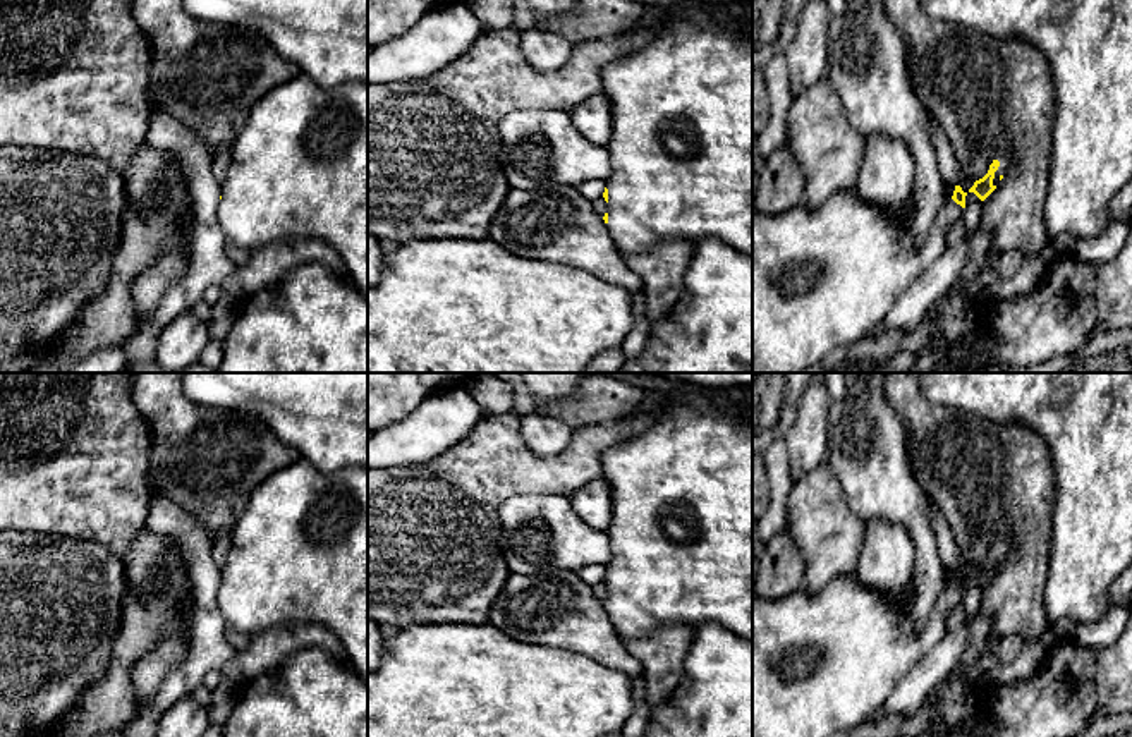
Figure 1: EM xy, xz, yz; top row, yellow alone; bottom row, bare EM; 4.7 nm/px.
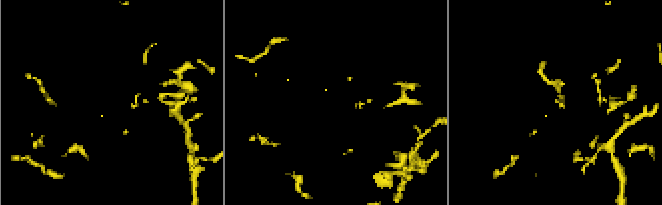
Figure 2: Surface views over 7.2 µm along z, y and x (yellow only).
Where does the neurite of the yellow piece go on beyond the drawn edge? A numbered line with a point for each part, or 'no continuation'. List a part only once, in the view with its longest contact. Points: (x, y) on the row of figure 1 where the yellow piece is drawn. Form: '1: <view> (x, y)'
1: yz (1005, 160)

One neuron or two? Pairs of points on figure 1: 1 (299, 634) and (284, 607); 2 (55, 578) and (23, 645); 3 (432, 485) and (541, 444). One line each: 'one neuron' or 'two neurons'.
1: two neurons
2: one neuron
3: two neurons

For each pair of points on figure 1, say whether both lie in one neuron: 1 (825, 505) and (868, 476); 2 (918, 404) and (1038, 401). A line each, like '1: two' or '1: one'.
1: two
2: two

